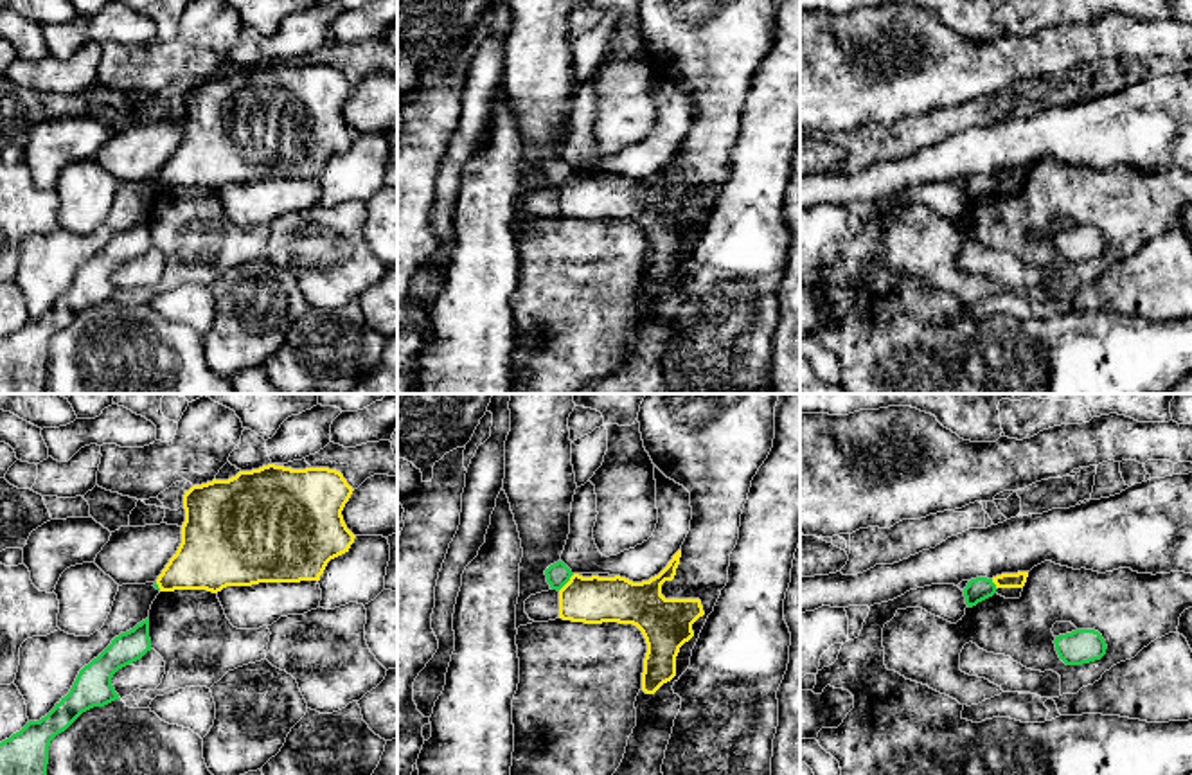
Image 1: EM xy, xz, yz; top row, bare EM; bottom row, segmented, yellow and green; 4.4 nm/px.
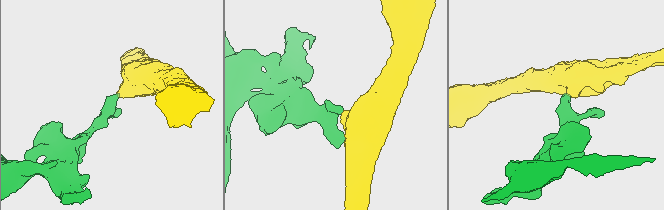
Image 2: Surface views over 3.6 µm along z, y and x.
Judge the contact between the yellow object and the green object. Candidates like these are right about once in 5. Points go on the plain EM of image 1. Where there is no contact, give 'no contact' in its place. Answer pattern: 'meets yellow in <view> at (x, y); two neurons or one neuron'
meets yellow in xz at (567, 180); two neurons

